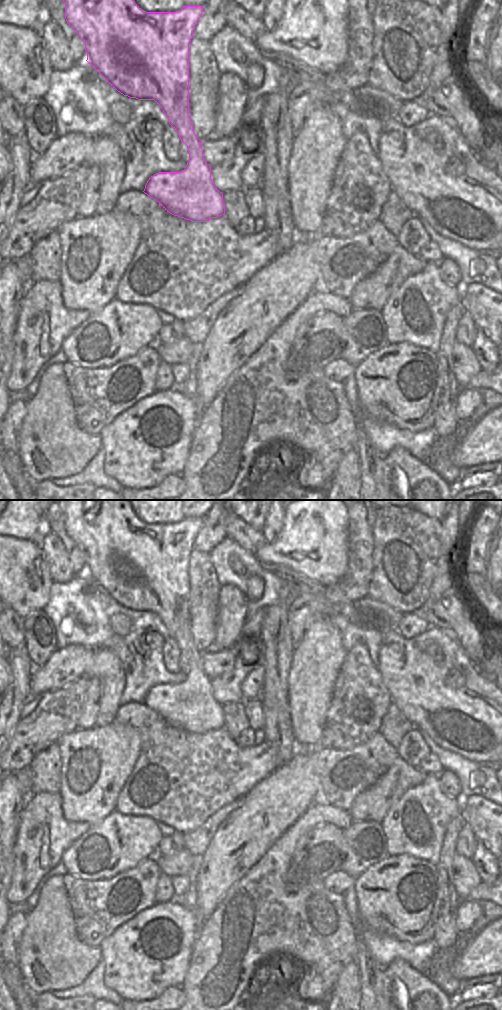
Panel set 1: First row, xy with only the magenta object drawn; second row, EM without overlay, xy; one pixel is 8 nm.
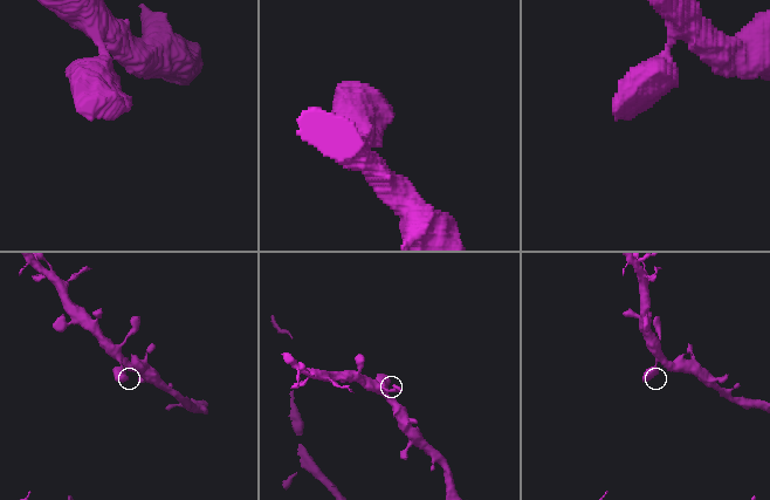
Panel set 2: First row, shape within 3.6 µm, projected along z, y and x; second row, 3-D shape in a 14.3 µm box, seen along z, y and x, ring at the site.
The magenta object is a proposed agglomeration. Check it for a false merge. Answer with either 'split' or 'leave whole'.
leave whole

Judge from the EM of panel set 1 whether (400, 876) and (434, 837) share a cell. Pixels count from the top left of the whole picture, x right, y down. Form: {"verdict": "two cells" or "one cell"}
{"verdict": "two cells"}

